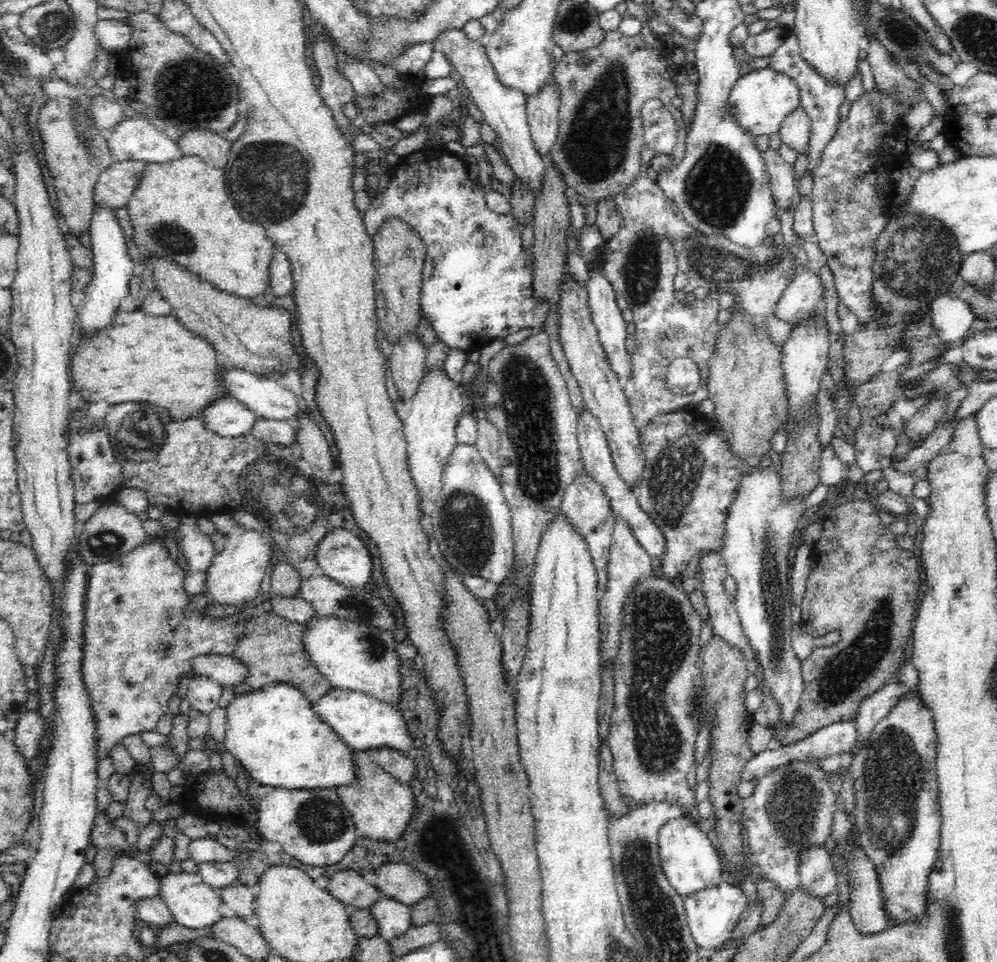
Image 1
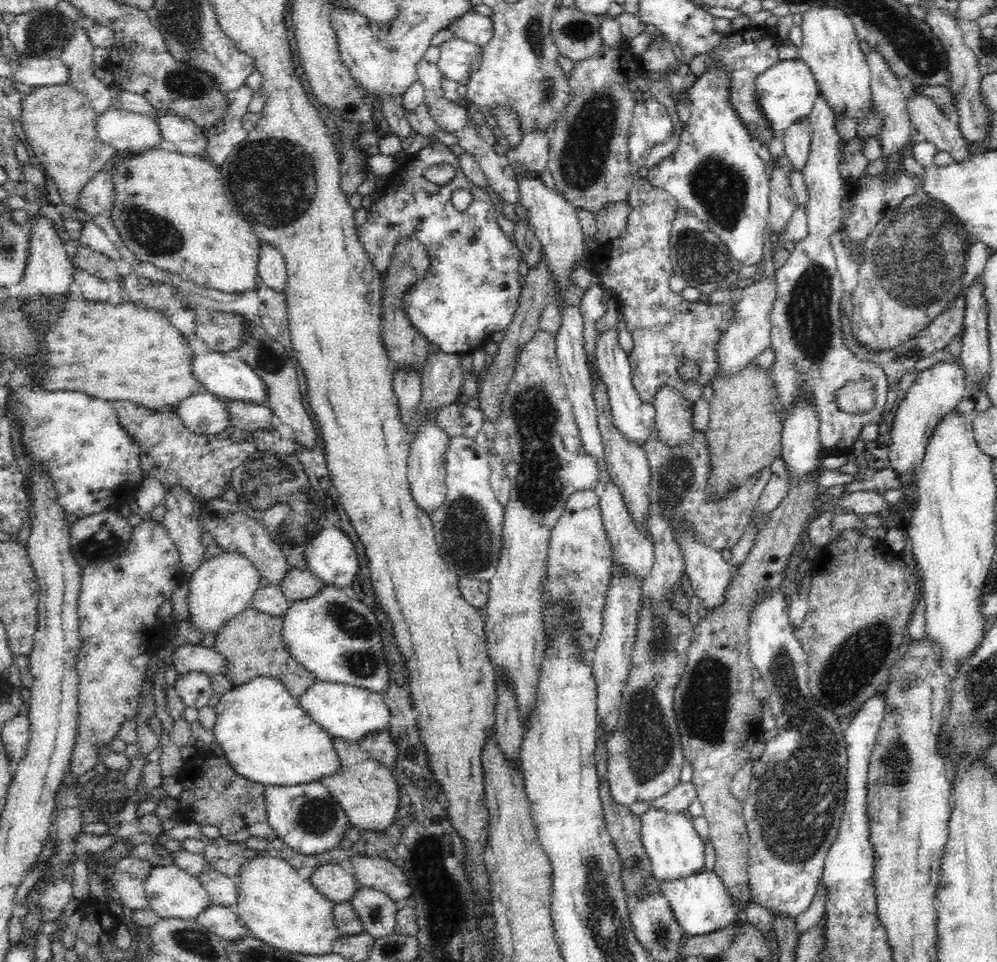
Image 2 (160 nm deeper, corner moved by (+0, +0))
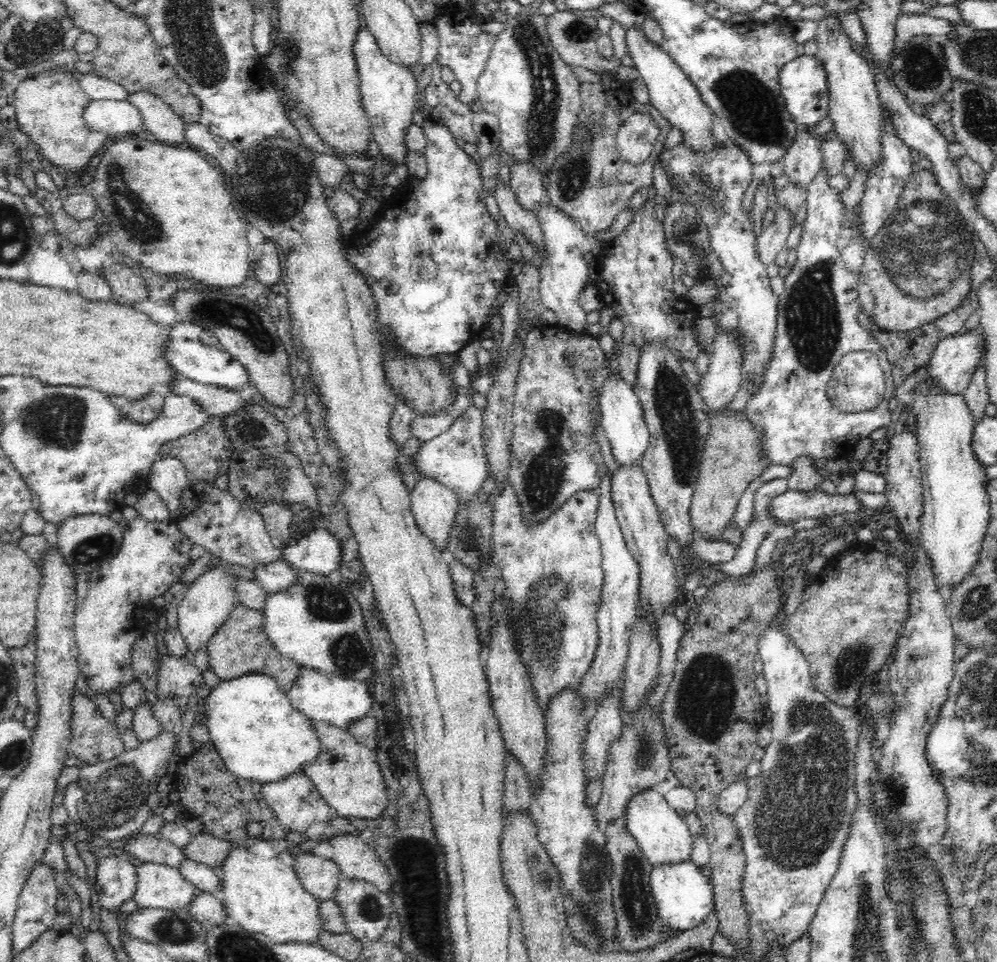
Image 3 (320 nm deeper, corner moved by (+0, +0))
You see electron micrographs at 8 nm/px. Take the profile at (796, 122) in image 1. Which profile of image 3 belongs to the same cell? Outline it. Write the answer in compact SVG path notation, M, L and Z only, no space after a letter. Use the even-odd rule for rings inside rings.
M808 125L798 126L794 142L782 158L783 174L789 182L806 189L814 180L823 164L819 146L818 139L808 133Z

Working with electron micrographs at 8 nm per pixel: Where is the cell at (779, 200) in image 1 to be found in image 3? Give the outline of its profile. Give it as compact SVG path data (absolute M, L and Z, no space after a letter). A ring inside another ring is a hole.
M777 207L772 223L757 235L758 259L764 262L766 268L775 261L787 241L793 222L790 215L784 207Z

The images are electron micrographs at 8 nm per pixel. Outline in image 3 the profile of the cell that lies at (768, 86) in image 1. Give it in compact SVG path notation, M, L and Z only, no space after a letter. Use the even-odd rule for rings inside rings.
M802 55L788 62L778 73L779 96L782 98L783 110L790 114L794 123L800 125L814 125L828 117L829 104L826 84L826 72L823 64L812 55Z

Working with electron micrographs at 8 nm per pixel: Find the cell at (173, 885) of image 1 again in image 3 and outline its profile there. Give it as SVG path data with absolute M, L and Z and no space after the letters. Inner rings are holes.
M145 862L137 865L137 872L136 892L132 899L141 908L177 911L178 909L188 908L196 896L196 888L186 878L182 877L178 867Z

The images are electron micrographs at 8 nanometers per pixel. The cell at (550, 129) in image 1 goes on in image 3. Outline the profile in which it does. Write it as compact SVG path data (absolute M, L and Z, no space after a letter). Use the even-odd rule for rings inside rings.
M509 161L509 186L515 192L516 198L523 210L535 213L535 205L546 200L547 189L542 182L542 173L531 162Z

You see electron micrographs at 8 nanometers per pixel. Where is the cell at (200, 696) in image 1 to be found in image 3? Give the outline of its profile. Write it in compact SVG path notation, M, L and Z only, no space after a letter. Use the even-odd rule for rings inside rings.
M170 654L159 656L159 666L156 672L157 695L172 695L183 702L188 700L204 684L203 672L189 658Z

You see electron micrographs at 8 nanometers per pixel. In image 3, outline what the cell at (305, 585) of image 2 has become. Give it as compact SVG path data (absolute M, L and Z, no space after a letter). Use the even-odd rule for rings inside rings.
M282 558L265 566L254 567L255 580L258 581L268 595L285 591L297 583L297 572Z

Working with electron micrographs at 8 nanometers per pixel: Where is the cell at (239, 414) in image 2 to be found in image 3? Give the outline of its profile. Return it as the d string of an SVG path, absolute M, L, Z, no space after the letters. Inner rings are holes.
M184 377L173 380L168 391L174 395L194 399L202 406L204 412L220 418L242 410L252 402L242 393L231 392L224 387L200 384Z

